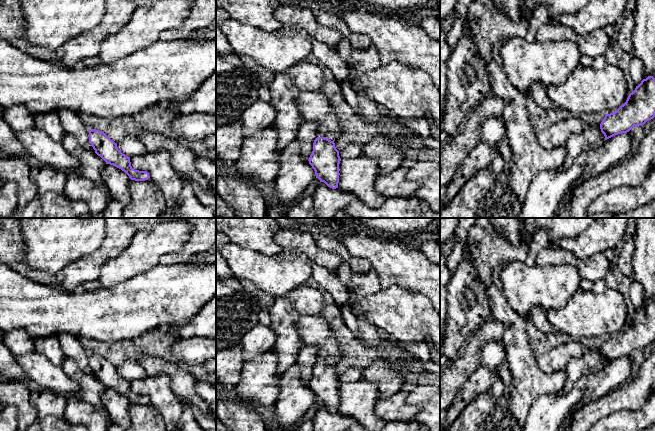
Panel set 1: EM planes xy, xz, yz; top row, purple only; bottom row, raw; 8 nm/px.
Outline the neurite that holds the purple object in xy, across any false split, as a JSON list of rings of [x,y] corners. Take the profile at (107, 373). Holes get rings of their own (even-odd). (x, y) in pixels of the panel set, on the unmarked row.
[[[89,354],[89,367],[106,388],[113,389],[124,395],[131,404],[145,405],[150,402],[147,395],[135,394],[131,390],[130,381],[123,378],[117,371],[117,367],[111,364],[104,356]]]

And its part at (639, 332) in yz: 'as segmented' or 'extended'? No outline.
as segmented

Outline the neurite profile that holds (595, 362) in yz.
[[[586,348],[582,357],[574,357],[567,363],[565,368],[567,379],[562,391],[565,393],[571,391],[585,370],[596,372],[601,370],[604,365],[605,360],[601,356],[600,349]]]

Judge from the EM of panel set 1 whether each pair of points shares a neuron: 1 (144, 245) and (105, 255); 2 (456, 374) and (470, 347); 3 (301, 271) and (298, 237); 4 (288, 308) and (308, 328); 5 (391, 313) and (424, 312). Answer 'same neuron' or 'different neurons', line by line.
1: different neurons
2: same neuron
3: different neurons
4: different neurons
5: same neuron

